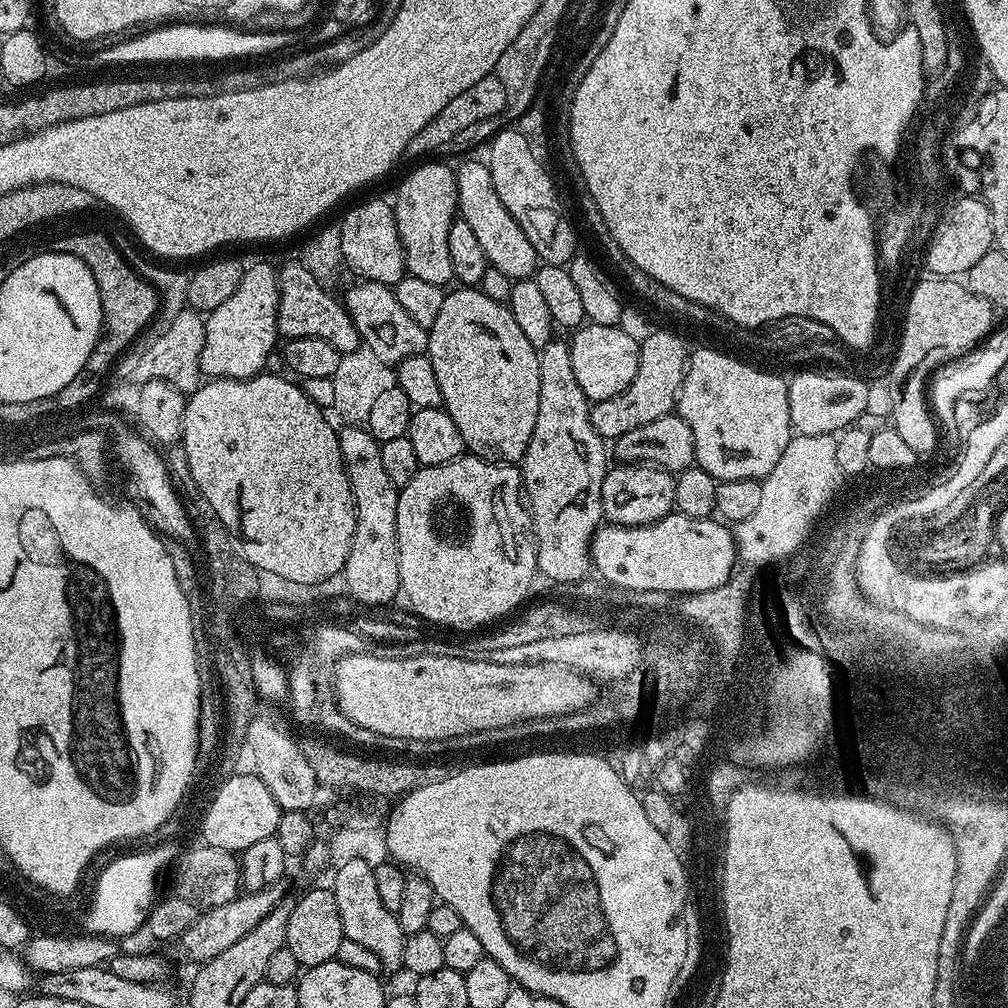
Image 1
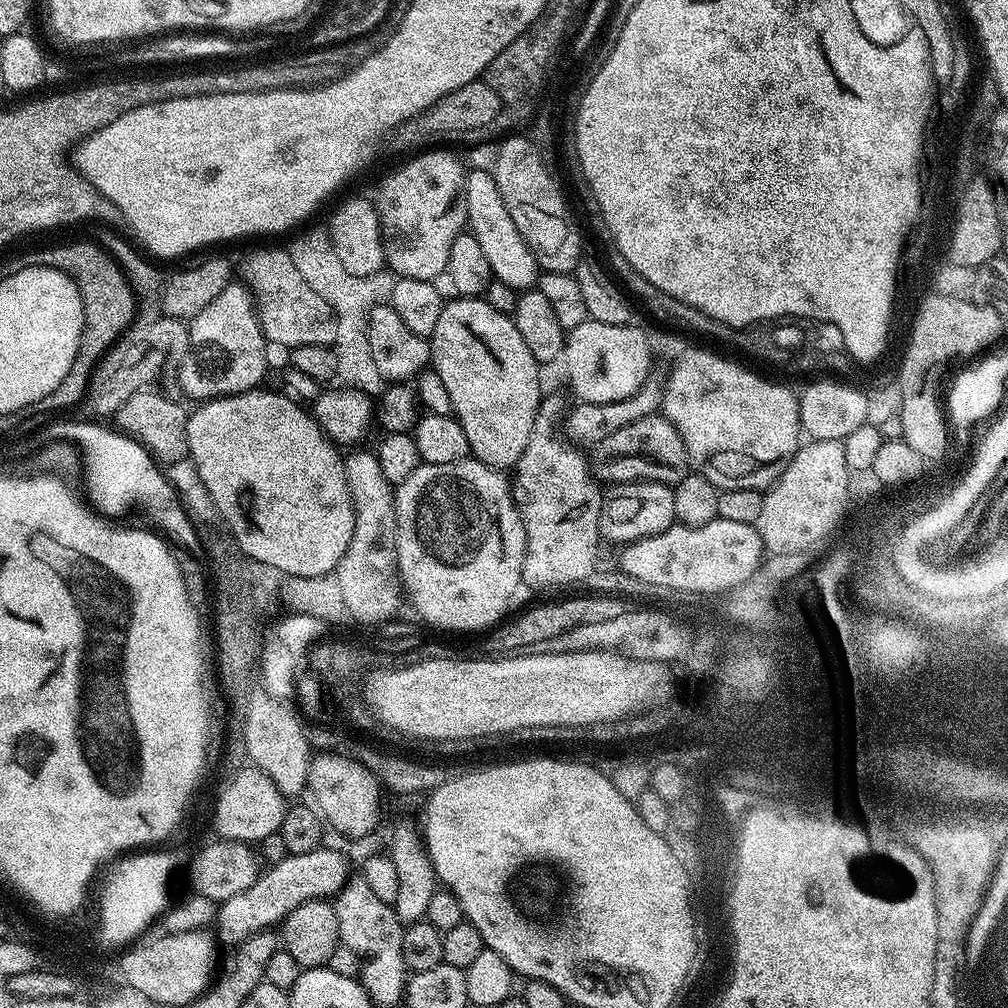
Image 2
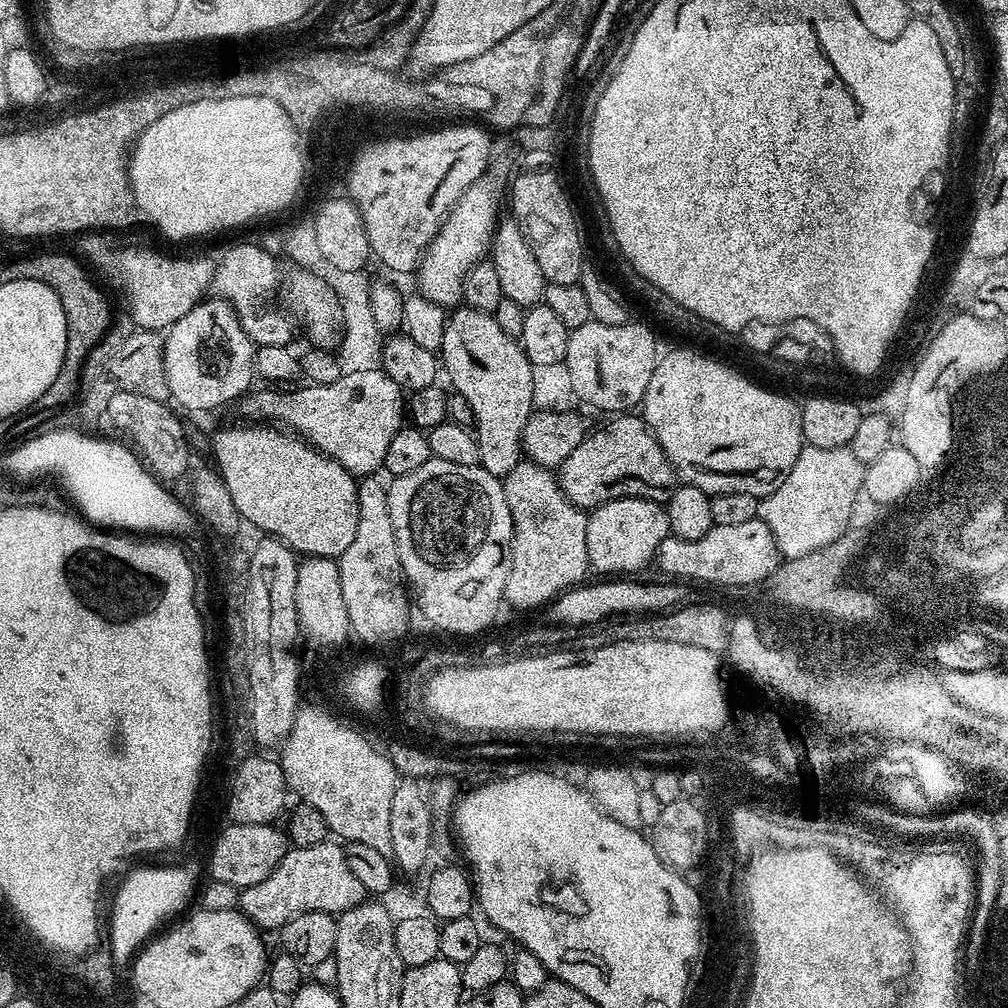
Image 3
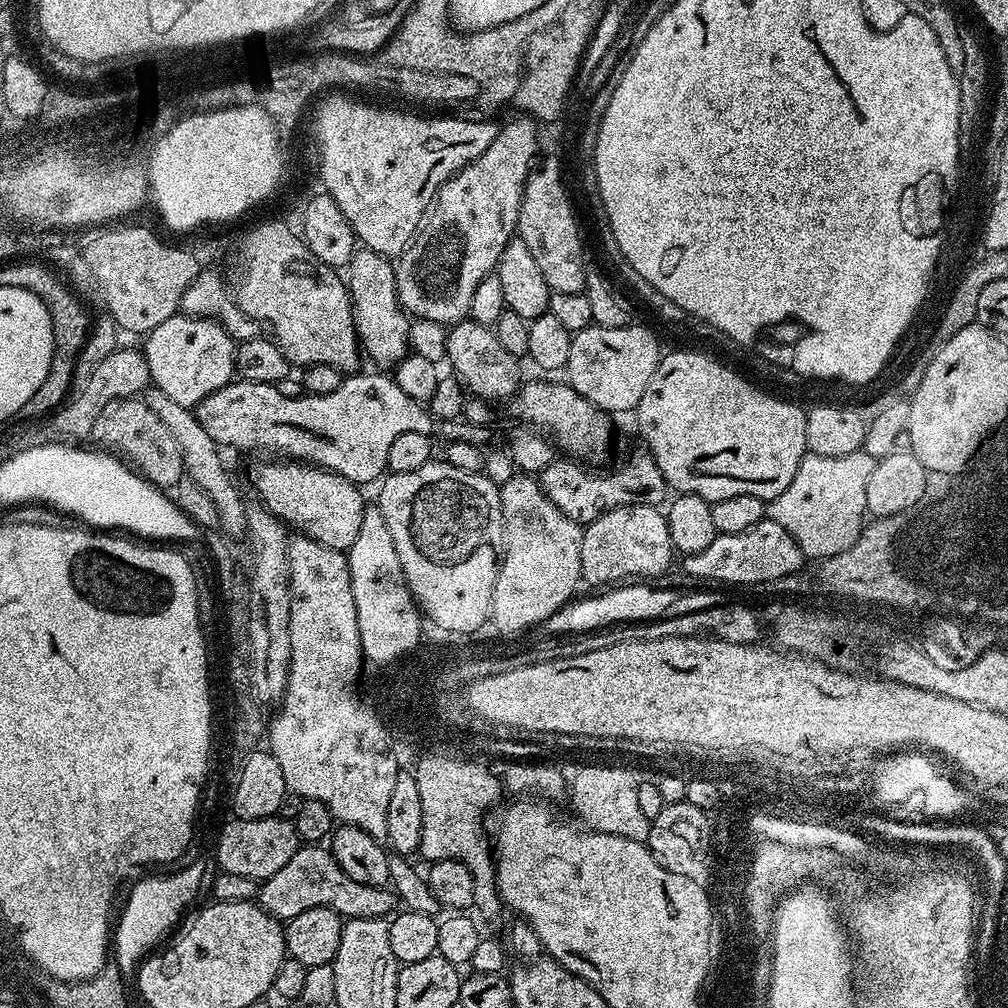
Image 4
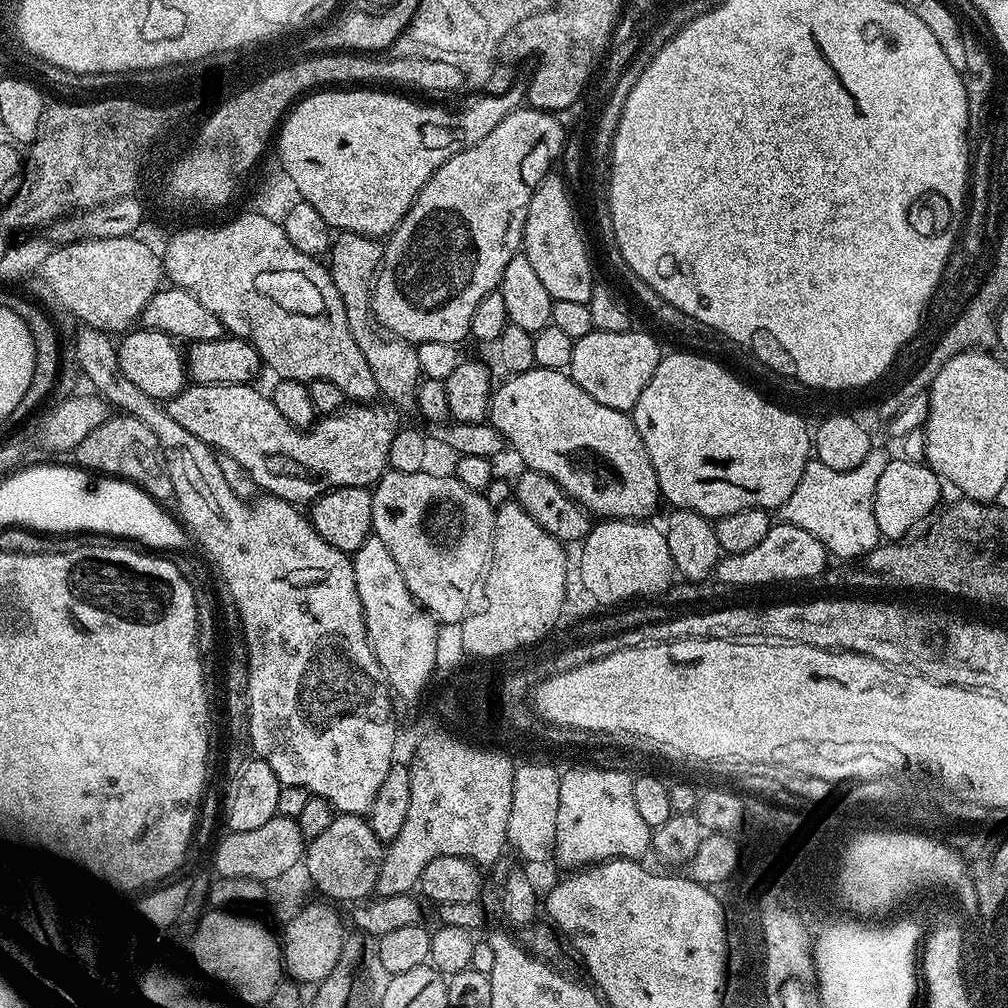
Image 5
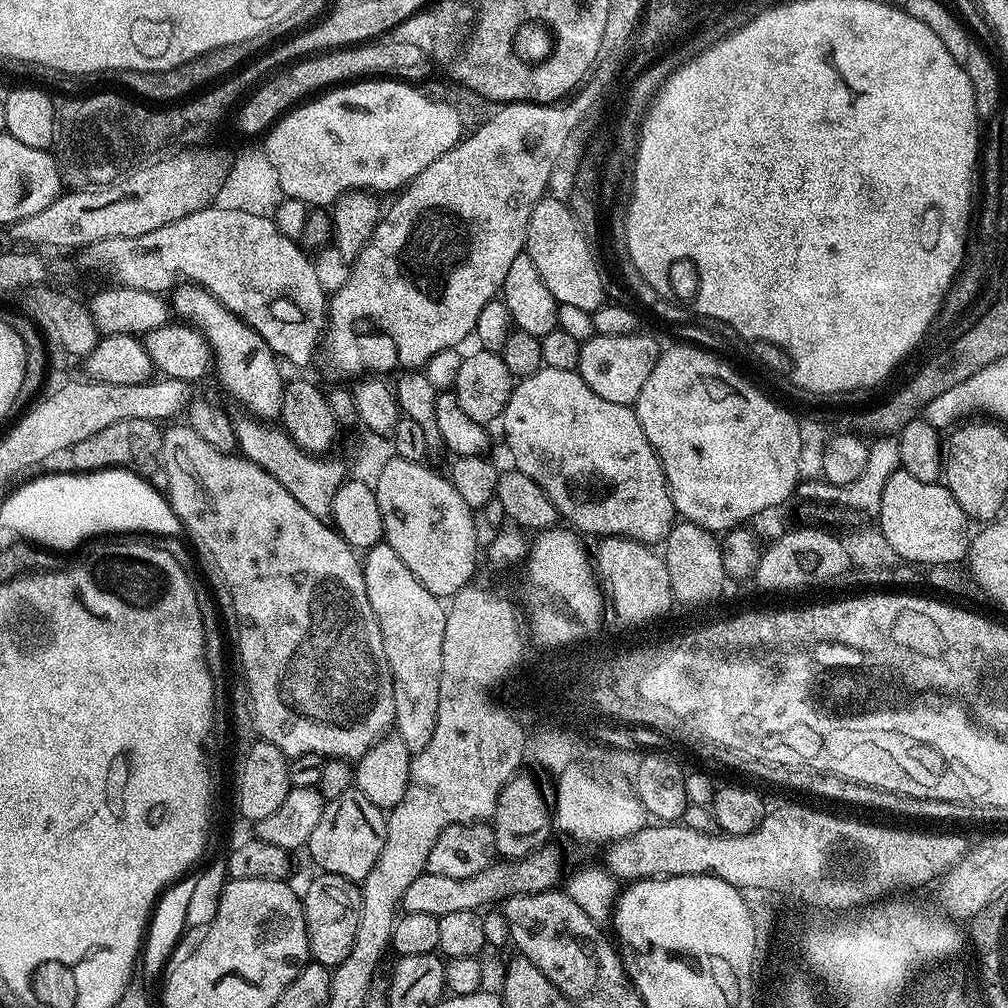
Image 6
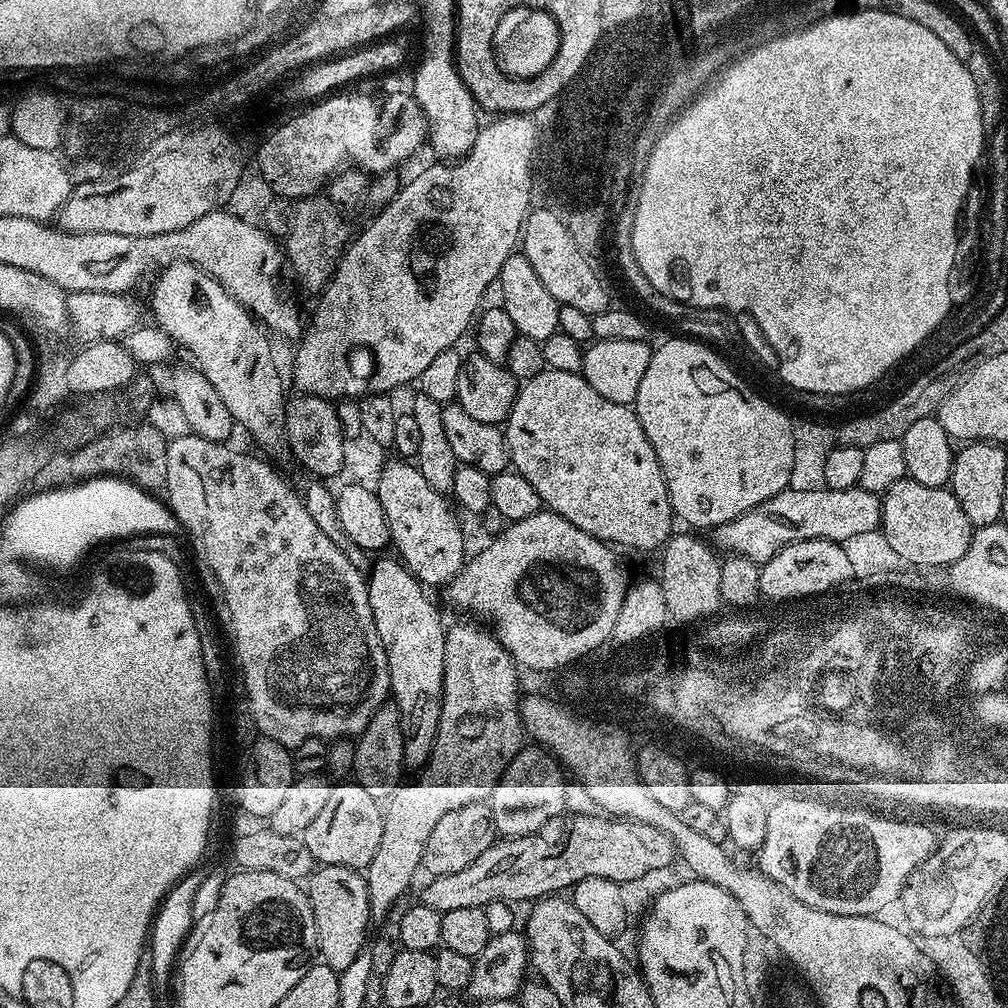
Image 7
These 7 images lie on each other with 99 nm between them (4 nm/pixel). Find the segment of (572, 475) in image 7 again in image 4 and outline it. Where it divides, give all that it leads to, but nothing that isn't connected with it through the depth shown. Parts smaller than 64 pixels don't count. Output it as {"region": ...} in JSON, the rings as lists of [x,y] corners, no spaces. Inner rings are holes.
{"region":[[[540,379],[544,380],[532,380],[529,384],[527,381],[516,395],[511,397],[512,412],[520,419],[517,421],[547,434],[554,441],[555,447],[559,451],[561,448],[564,451],[561,453],[567,454],[571,459],[588,466],[603,465],[603,460],[612,448],[612,424],[608,421],[611,420],[609,413],[582,398],[582,394],[575,392],[567,382],[555,384],[552,381],[555,379]]]}

